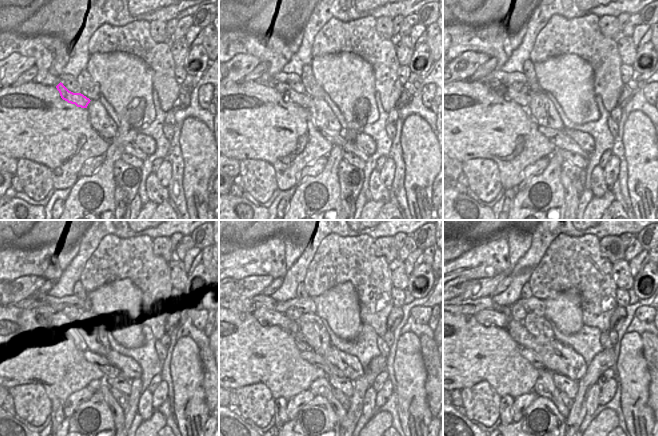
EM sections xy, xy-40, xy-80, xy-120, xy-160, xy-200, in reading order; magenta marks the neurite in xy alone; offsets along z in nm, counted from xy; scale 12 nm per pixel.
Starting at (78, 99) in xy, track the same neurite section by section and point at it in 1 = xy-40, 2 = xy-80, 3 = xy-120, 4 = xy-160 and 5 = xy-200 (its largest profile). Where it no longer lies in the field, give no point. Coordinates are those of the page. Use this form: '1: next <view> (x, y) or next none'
1: next xy-40 (301, 99)
2: next xy-80 (508, 92)
3: next xy-120 (45, 314)
4: next xy-160 (265, 317)
5: next xy-200 (487, 317)

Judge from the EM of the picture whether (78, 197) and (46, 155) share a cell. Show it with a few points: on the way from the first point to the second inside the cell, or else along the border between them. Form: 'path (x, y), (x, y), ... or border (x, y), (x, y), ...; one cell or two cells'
border (79, 177), (70, 187); two cells

